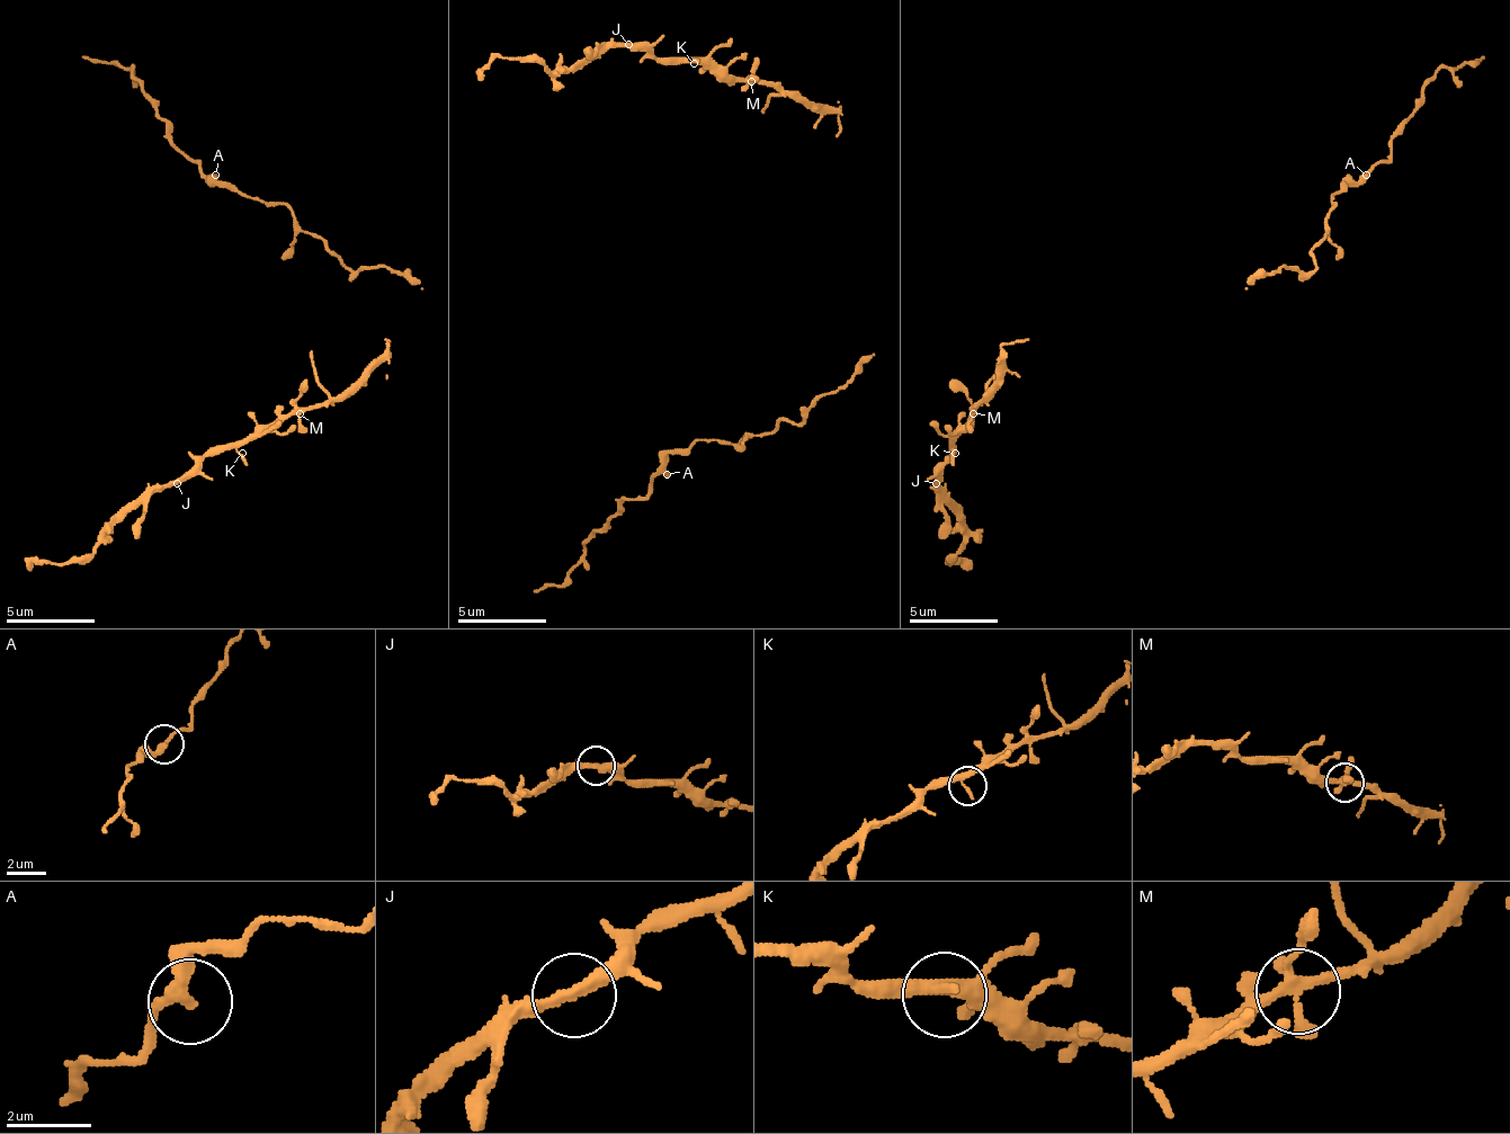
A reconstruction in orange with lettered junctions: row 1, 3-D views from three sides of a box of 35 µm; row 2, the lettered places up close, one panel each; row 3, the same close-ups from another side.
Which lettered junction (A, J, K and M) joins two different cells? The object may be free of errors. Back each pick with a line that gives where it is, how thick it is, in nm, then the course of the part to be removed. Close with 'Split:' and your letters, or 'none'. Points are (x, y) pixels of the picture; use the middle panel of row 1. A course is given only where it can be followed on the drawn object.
Split: none

